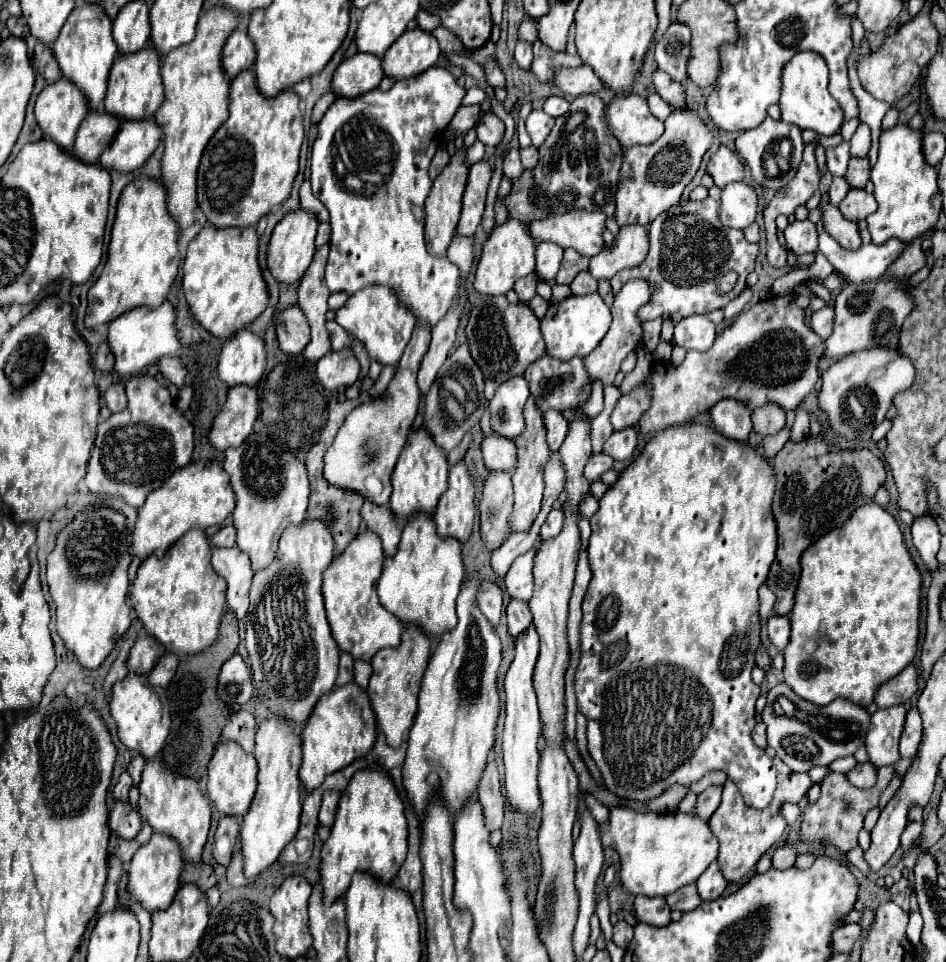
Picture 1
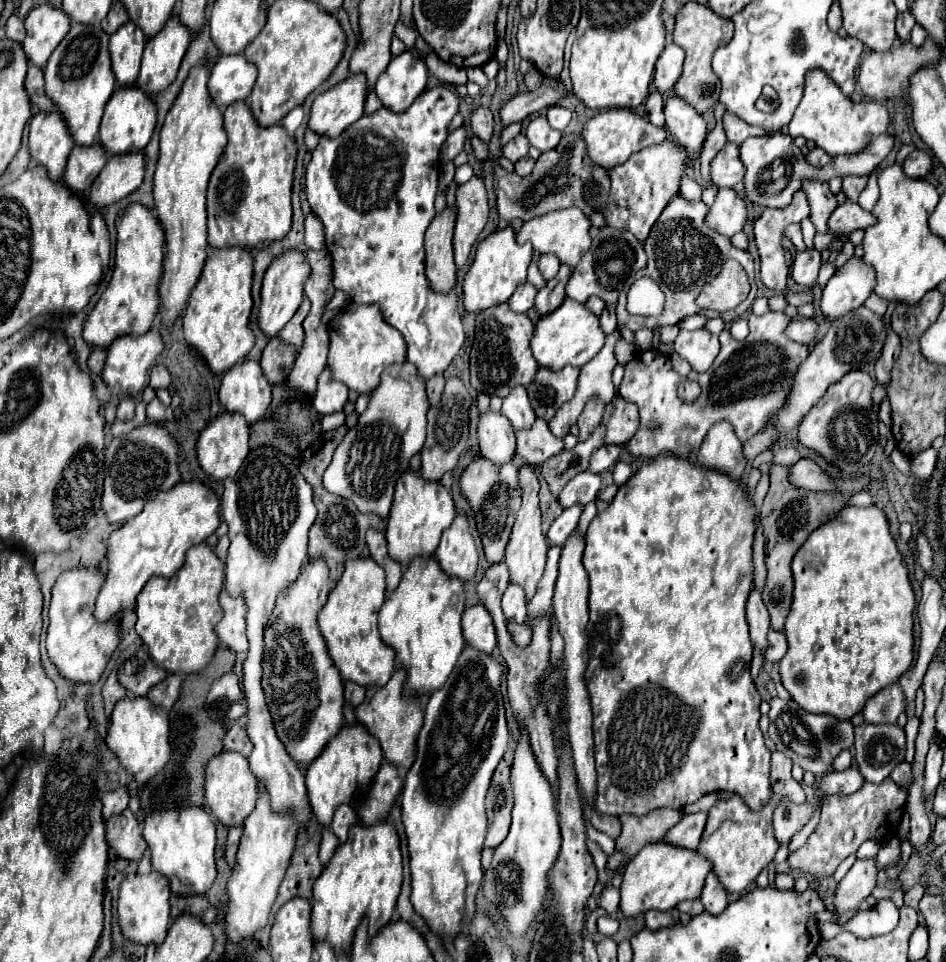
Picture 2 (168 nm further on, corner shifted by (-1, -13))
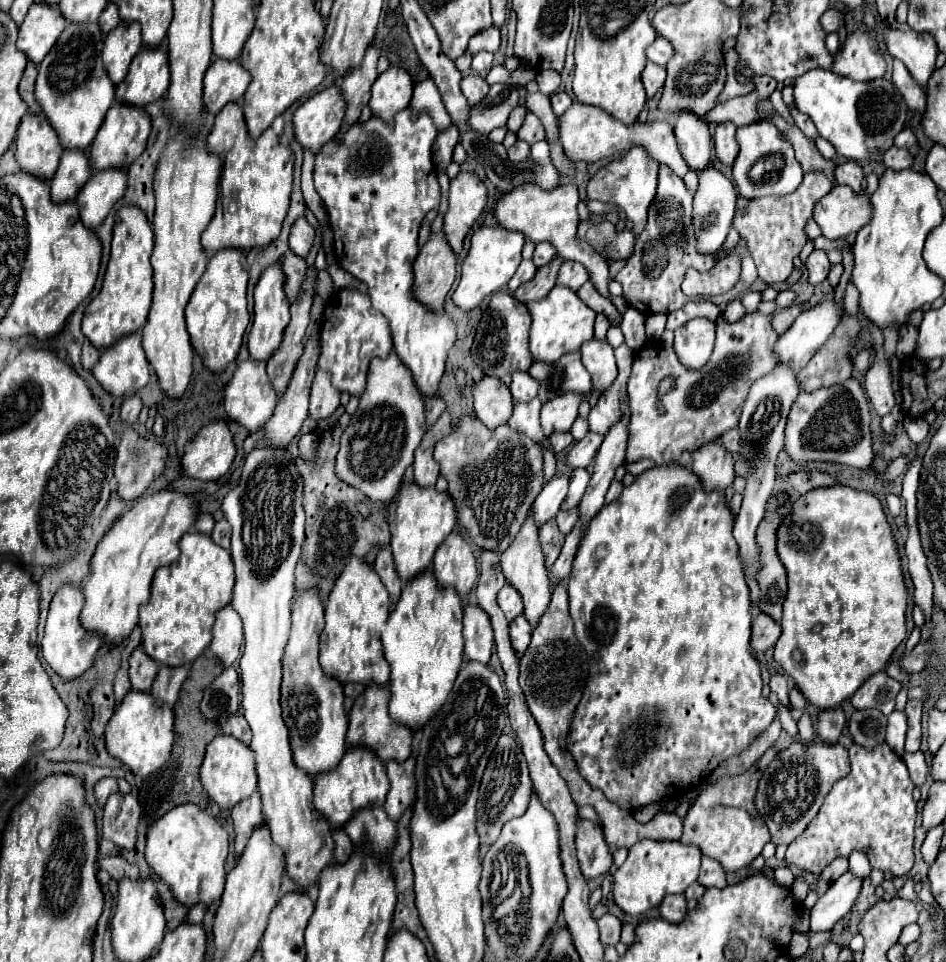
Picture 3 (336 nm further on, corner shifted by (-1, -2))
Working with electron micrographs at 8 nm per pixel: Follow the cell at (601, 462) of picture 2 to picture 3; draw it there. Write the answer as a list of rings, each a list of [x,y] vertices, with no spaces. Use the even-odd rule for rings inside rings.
[[[589,431],[581,441],[577,441],[573,445],[573,449],[567,453],[567,463],[577,469],[577,467],[591,467],[593,457],[597,455],[597,449],[603,441],[603,435],[597,435],[593,431]]]

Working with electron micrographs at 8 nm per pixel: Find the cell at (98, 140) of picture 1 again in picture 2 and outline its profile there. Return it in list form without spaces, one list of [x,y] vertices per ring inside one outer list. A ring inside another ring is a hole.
[[[93,144],[89,148],[73,146],[67,166],[65,166],[63,184],[75,194],[85,194],[87,188],[97,178],[97,174],[101,172],[101,168],[105,166],[107,158],[109,158],[107,152],[103,152],[99,144]]]

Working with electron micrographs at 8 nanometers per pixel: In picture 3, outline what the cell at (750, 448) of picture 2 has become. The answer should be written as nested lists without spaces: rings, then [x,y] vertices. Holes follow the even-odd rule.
[[[731,429],[729,433],[721,435],[721,441],[723,441],[723,445],[725,445],[731,453],[739,453],[739,451],[741,451],[741,435],[739,435],[739,429]]]

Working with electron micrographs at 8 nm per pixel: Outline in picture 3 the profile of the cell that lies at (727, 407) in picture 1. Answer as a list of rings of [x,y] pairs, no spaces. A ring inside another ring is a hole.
[[[699,447],[693,451],[693,473],[703,481],[705,489],[725,491],[735,479],[735,461],[727,449]]]

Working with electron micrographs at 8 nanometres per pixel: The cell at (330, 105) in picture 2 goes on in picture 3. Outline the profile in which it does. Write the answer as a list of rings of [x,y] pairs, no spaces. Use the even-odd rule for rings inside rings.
[[[337,85],[325,87],[299,105],[293,115],[295,137],[303,147],[317,151],[323,141],[329,141],[345,117],[347,101]]]

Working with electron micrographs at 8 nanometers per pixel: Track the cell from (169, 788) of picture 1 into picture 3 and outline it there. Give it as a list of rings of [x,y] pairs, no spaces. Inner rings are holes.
[[[185,803],[173,807],[149,827],[145,859],[151,871],[171,887],[181,905],[211,905],[223,893],[227,847],[229,835],[221,823],[197,805]]]

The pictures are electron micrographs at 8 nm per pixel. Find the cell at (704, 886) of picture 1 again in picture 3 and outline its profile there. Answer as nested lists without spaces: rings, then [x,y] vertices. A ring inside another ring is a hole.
[[[703,857],[703,863],[701,863],[701,871],[699,871],[699,879],[697,879],[703,887],[717,887],[717,889],[723,889],[727,885],[727,879],[725,879],[725,871],[721,867],[719,861],[713,861],[709,857]]]

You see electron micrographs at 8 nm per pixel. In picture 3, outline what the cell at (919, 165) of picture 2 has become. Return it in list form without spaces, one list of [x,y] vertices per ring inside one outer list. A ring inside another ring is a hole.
[[[891,147],[885,151],[883,155],[883,163],[889,169],[901,171],[901,169],[909,169],[913,165],[913,155],[907,149],[899,149],[899,147]]]

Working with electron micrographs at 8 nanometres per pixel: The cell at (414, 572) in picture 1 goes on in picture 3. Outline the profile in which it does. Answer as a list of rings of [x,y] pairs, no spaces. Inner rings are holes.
[[[421,571],[407,581],[381,633],[385,659],[391,665],[389,713],[393,721],[417,729],[445,703],[463,661],[461,619],[463,607],[459,595],[455,589],[441,589],[433,571]]]

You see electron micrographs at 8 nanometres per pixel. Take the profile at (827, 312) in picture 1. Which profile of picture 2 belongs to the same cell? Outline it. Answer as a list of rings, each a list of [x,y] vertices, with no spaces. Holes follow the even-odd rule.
[[[793,318],[785,332],[789,340],[799,344],[809,344],[817,334],[817,324],[811,318]]]

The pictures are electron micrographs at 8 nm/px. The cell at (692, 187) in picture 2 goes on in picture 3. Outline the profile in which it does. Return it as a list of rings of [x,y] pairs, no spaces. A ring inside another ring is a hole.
[[[573,103],[559,119],[559,131],[561,131],[561,145],[565,155],[571,161],[585,161],[585,163],[595,163],[599,159],[609,159],[621,151],[627,151],[635,145],[643,145],[647,147],[647,151],[651,153],[651,157],[655,157],[655,161],[665,163],[667,167],[671,167],[673,173],[677,173],[679,177],[685,177],[689,171],[689,165],[685,163],[685,159],[679,153],[675,135],[673,135],[673,127],[667,121],[635,121],[633,125],[625,125],[613,117],[609,117],[609,113],[605,113],[603,109],[595,107],[595,105],[583,105],[583,103]]]

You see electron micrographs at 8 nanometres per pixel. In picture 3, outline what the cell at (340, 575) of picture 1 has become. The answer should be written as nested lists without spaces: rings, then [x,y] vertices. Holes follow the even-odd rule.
[[[353,557],[337,577],[325,603],[325,627],[321,631],[321,667],[341,683],[389,683],[389,663],[383,657],[381,627],[389,615],[389,593],[373,565]]]

